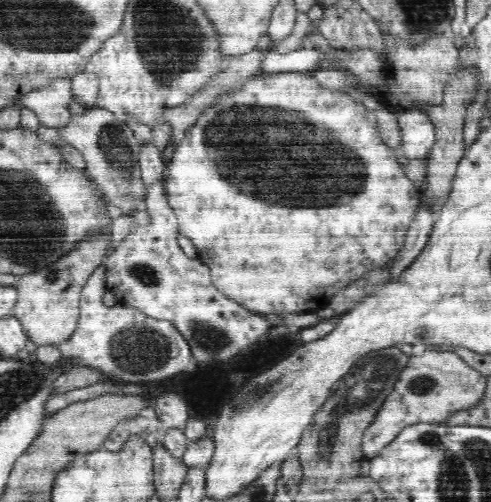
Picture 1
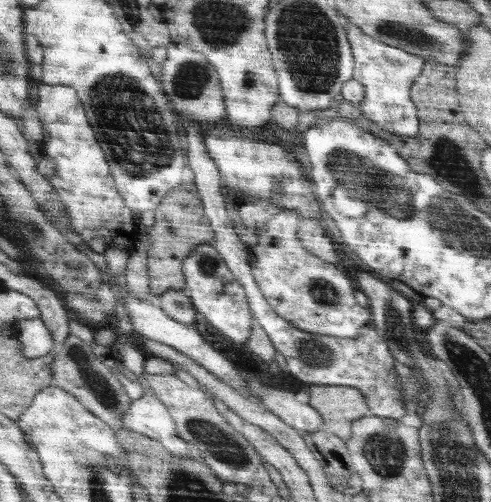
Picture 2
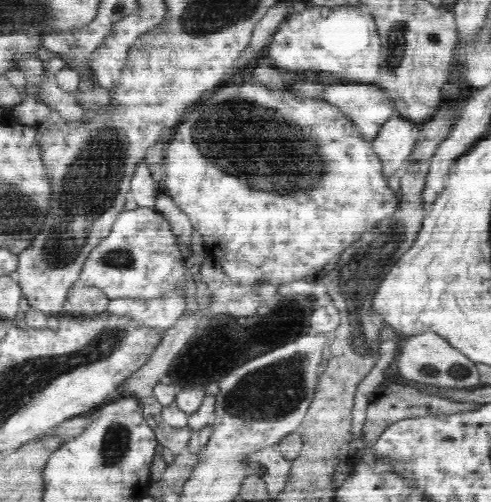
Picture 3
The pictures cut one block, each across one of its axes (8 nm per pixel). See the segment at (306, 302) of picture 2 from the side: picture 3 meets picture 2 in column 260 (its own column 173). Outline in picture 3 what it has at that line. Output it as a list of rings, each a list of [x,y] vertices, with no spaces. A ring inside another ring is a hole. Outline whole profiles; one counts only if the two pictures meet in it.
[[[138,207],[132,212],[136,218],[134,234],[126,228],[126,210],[114,222],[111,232],[102,239],[83,265],[79,280],[86,286],[99,288],[108,298],[131,298],[132,300],[152,300],[181,288],[186,293],[188,270],[184,250],[172,232],[170,222],[153,208]]]

